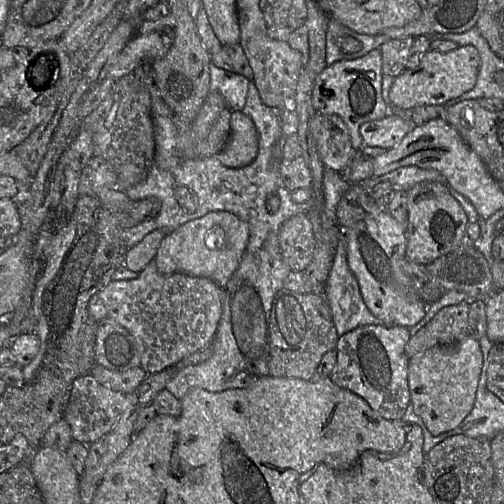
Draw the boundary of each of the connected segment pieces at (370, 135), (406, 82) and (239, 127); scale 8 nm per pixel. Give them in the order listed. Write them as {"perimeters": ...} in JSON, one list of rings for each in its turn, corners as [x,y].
{"perimeters":[[[[389,111],[381,119],[363,123],[360,126],[360,134],[365,145],[390,149],[398,145],[412,127],[410,120]]],[[[471,45],[458,46],[448,52],[429,50],[421,55],[416,67],[406,68],[395,76],[389,90],[390,105],[406,110],[419,105],[445,105],[450,99],[461,96],[475,86],[479,67],[479,53]]],[[[232,111],[230,129],[229,140],[216,157],[226,167],[245,167],[256,158],[258,153],[257,129],[251,118],[242,111]]]]}

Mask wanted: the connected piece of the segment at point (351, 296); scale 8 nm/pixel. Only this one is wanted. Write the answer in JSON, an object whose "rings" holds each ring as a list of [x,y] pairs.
{"rings":[[[344,228],[324,288],[324,298],[331,312],[339,336],[370,324],[383,324],[375,317],[362,299],[360,287],[347,262],[347,240]]]}

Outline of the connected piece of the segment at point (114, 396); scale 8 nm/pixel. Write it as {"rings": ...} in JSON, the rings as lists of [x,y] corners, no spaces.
{"rings":[[[90,374],[76,378],[72,383],[68,404],[63,414],[63,419],[71,427],[73,441],[88,445],[103,439],[124,411],[126,397],[127,395],[122,392],[103,386]]]}

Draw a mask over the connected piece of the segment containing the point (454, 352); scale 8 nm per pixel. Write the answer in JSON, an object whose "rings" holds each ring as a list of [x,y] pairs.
{"rings":[[[468,335],[450,345],[436,345],[409,359],[408,386],[415,413],[424,421],[431,435],[453,430],[474,406],[483,366],[479,341]]]}

